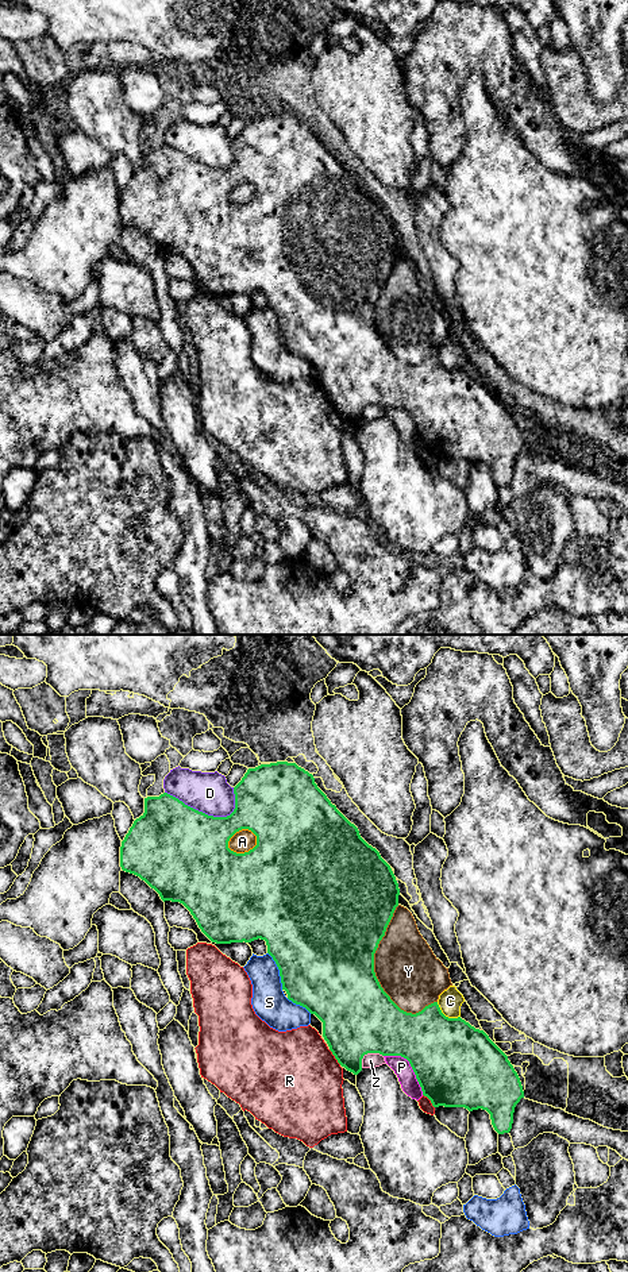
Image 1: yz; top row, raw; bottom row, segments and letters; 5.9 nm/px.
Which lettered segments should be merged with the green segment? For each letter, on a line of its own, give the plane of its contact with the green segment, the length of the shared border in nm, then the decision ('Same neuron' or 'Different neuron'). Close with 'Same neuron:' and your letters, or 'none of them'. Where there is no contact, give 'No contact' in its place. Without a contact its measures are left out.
A: Touches green in yz. Shared border 200 nm. Different neuron
C: Touches green in yz. Shared border 170 nm. Different neuron
D: Touches green in yz. Shared border 440 nm. Different neuron
P: Touches green in yz. Shared border 340 nm. Different neuron
R: Touches green in yz. Shared border 120 nm. Different neuron
S: Touches green in yz. Shared border 240 nm. Different neuron
Y: Touches green in yz. Shared border 650 nm. Different neuron
Z: Touches green in yz. Shared border 150 nm. Different neuron
Same neuron: none of them

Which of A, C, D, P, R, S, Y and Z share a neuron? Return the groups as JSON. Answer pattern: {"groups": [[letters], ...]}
{"groups": [["A", "P"], ["C"], ["D"], ["R"], ["S"], ["Y"], ["Z"]]}

